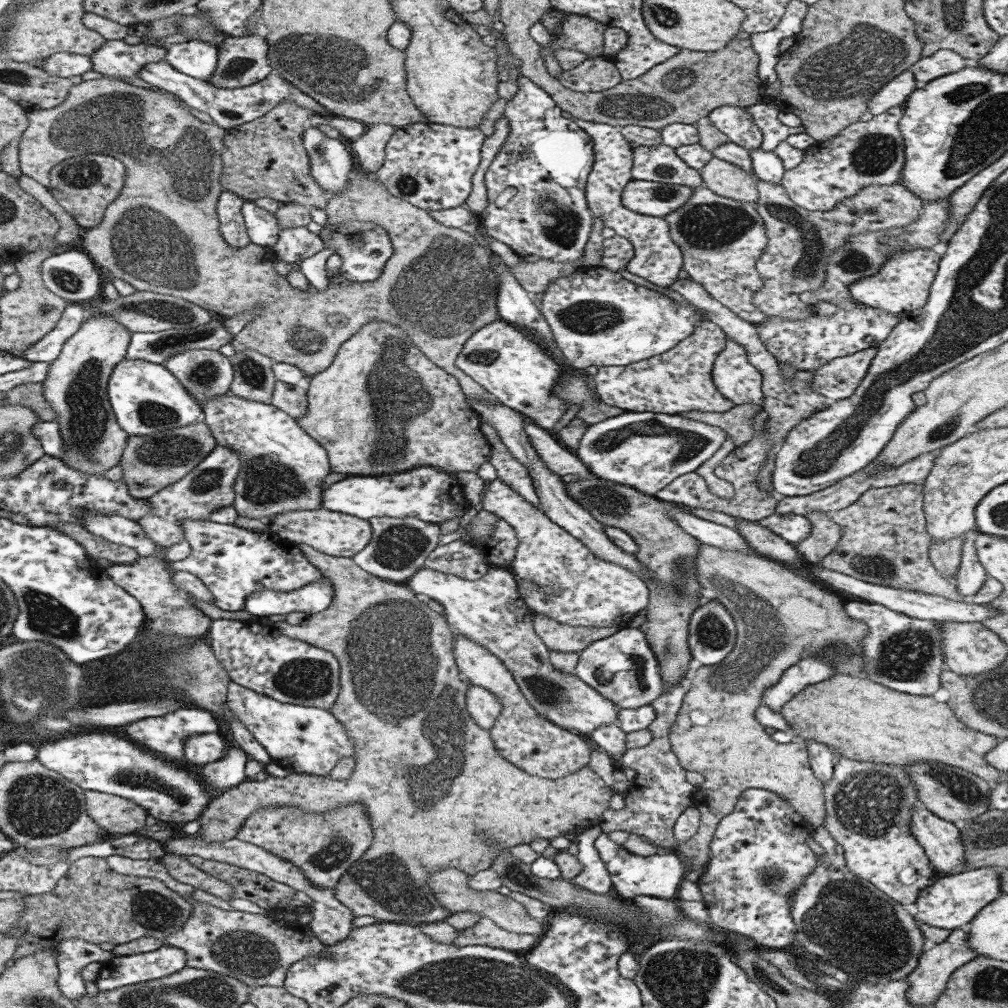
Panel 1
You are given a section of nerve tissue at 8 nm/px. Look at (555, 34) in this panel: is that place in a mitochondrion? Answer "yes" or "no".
no

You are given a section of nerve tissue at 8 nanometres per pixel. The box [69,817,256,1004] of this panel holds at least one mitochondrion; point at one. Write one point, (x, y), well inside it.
(151, 910)

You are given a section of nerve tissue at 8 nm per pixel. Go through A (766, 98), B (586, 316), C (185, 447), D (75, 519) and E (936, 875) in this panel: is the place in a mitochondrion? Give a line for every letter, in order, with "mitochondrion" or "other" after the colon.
A: other
B: mitochondrion
C: mitochondrion
D: other
E: other

